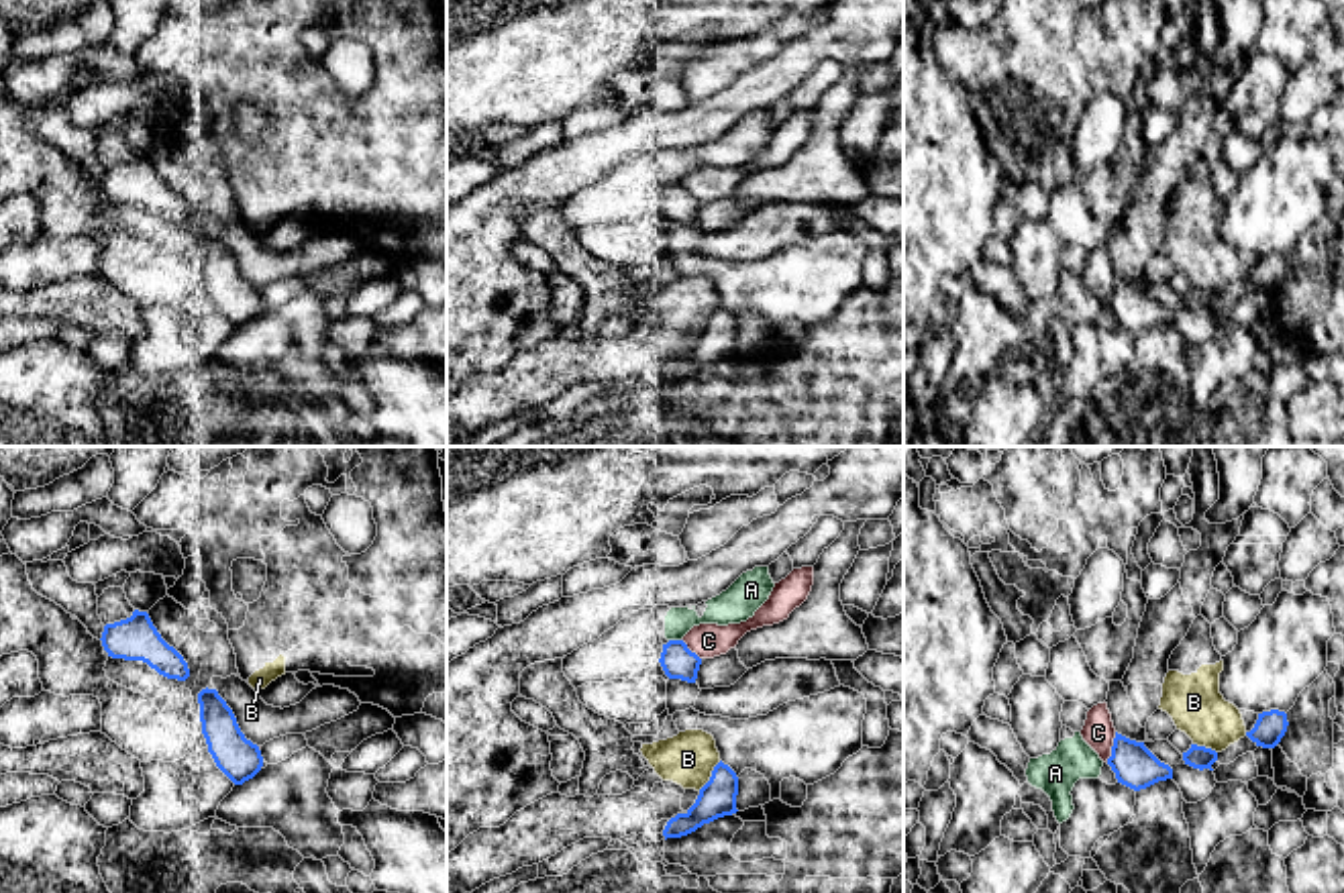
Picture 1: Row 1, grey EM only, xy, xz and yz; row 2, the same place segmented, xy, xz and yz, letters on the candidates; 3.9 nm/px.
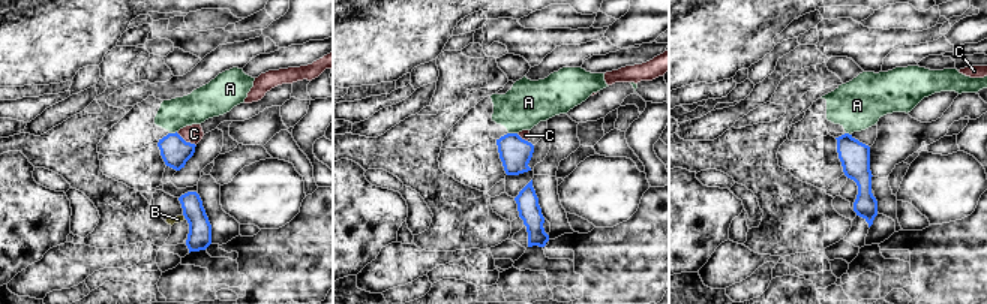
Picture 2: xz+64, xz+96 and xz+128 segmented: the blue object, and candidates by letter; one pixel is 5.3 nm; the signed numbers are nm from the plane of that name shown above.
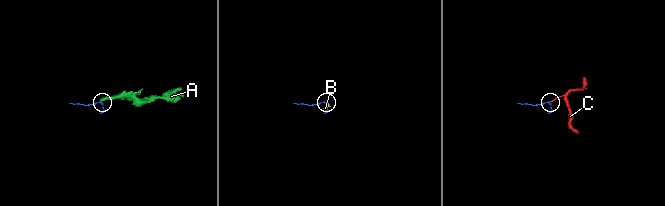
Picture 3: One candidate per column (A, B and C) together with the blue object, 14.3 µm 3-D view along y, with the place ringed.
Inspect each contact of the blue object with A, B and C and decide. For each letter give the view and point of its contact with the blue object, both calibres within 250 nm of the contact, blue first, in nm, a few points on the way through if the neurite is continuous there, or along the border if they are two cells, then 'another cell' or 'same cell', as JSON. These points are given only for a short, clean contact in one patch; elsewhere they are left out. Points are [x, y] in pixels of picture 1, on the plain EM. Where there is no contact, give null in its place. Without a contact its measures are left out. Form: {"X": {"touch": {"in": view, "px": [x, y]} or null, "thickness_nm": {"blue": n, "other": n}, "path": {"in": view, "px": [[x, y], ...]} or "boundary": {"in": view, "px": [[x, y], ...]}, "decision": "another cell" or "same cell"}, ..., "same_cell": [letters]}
{"A": {"touch": {"in": "xz", "px": [676, 184]}, "thickness_nm": {"blue": 140, "other": 130}, "decision": "another cell"}, "B": {"touch": {"in": "xz", "px": [712, 319]}, "thickness_nm": {"blue": 150, "other": 220}, "boundary": {"in": "xz", "px": [[720, 304], [698, 333]]}, "decision": "another cell"}, "C": {"touch": {"in": "yz", "px": [1112, 290]}, "thickness_nm": {"blue": 170, "other": 120}, "decision": "another cell"}, "same_cell": []}

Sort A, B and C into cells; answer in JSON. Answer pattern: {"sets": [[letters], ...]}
{"sets": [["A"], ["B"], ["C"]]}

